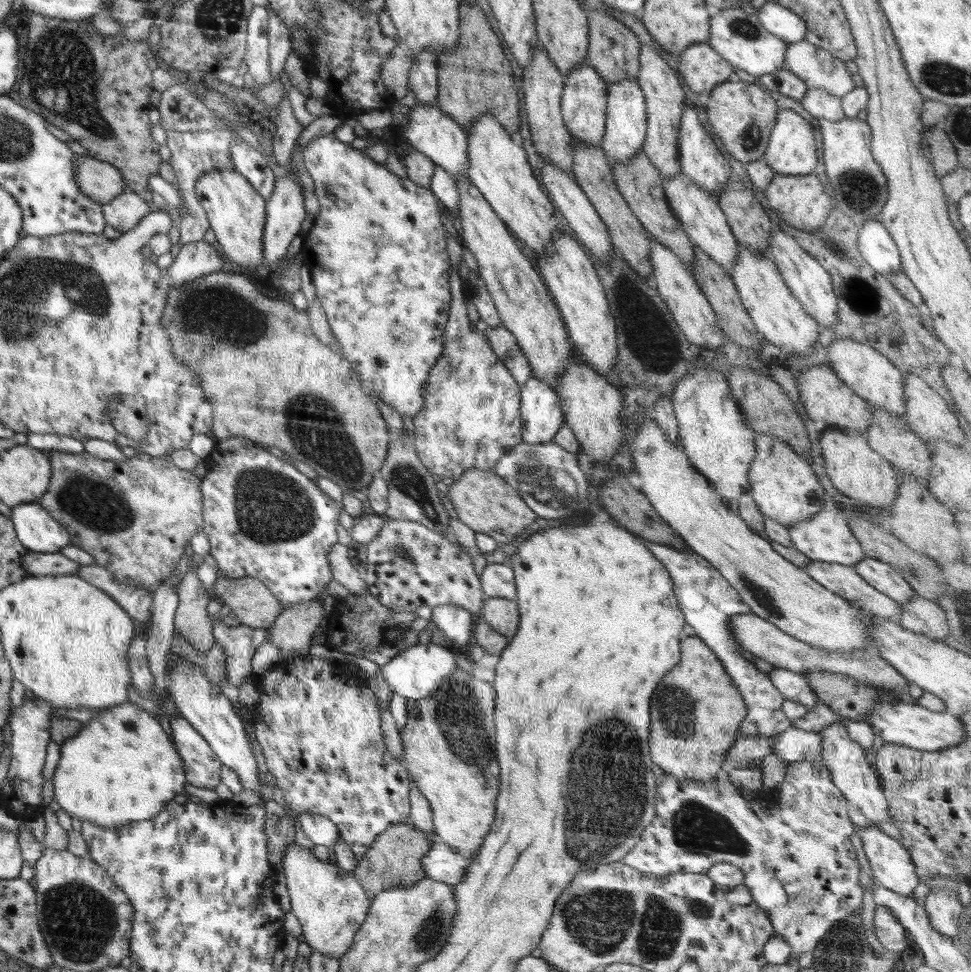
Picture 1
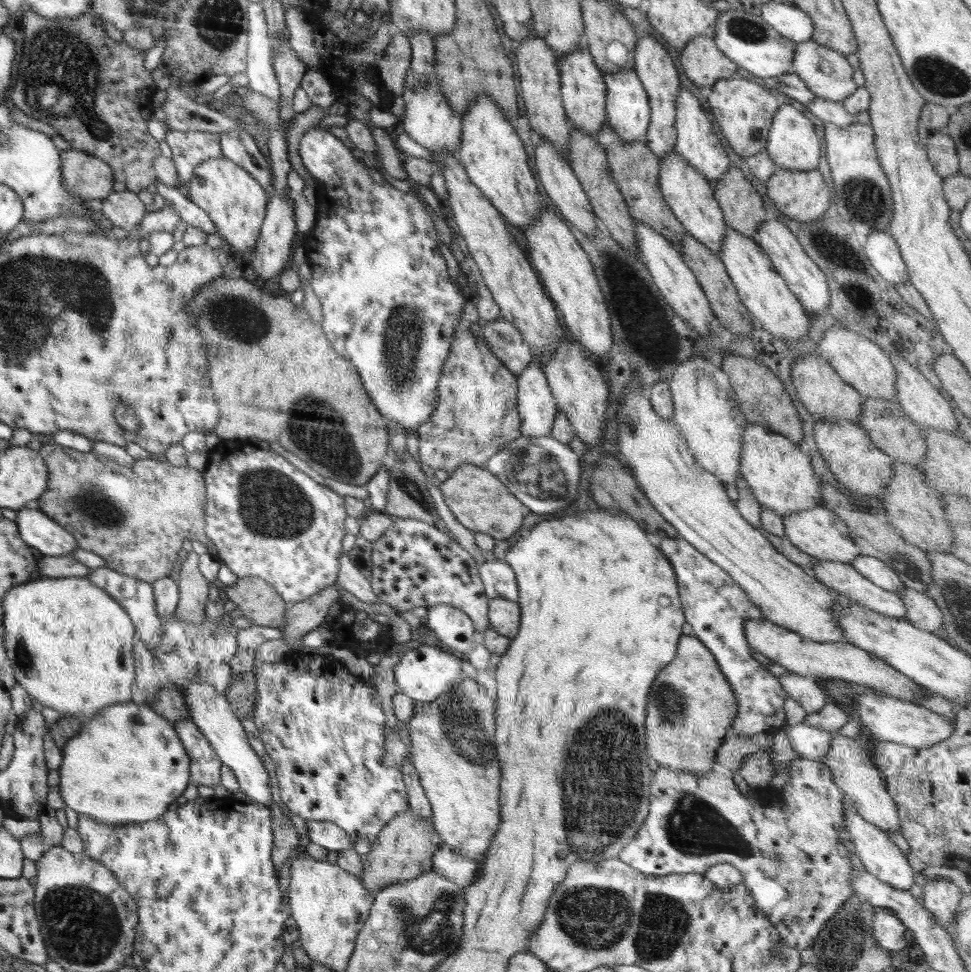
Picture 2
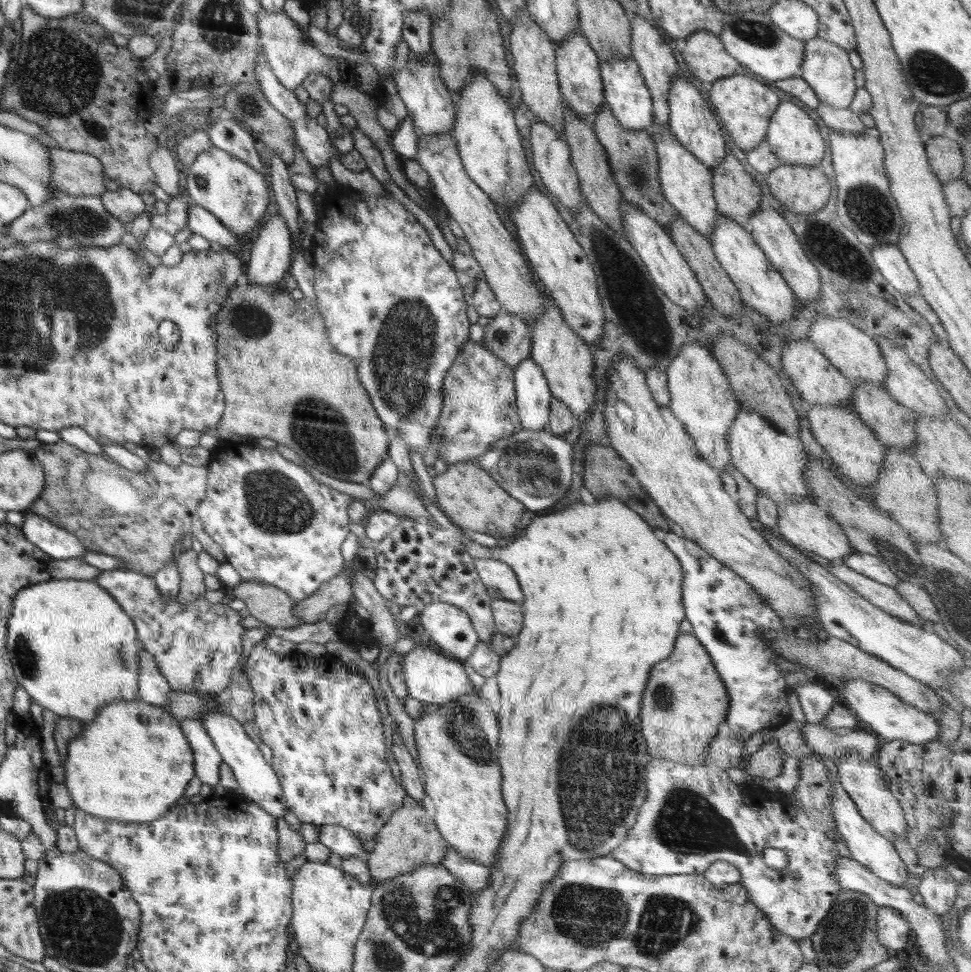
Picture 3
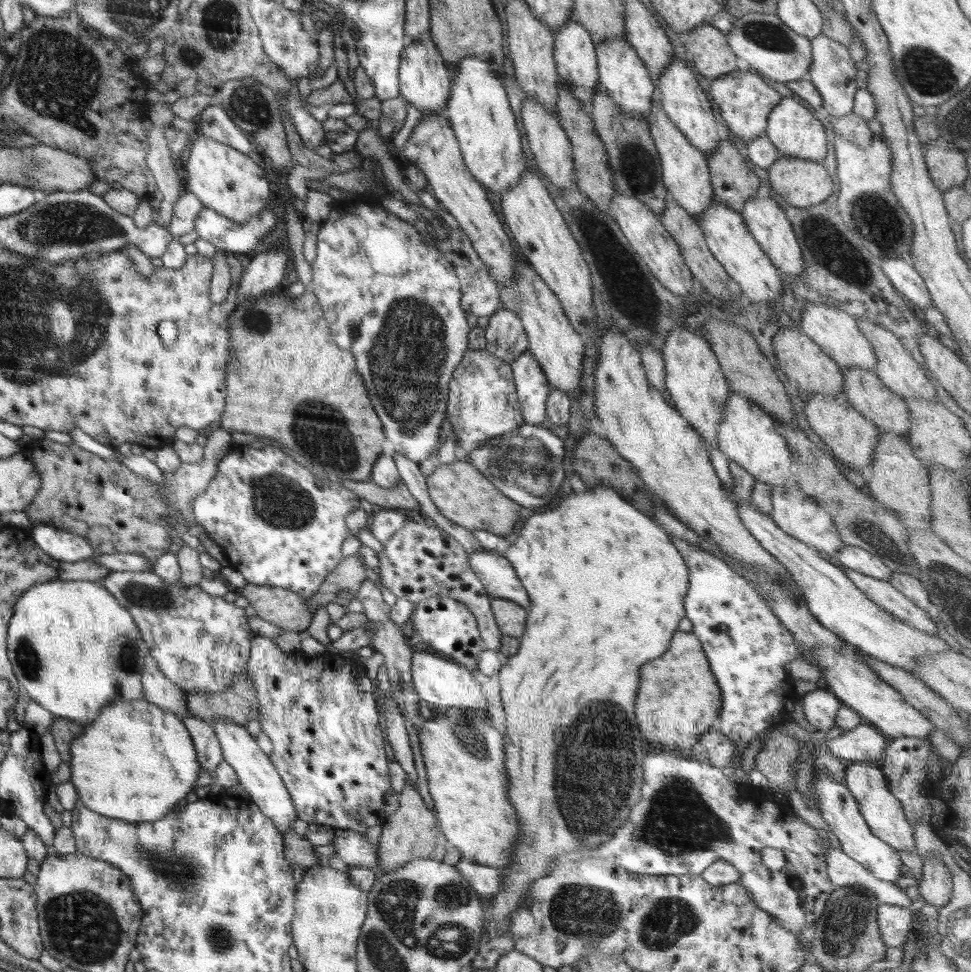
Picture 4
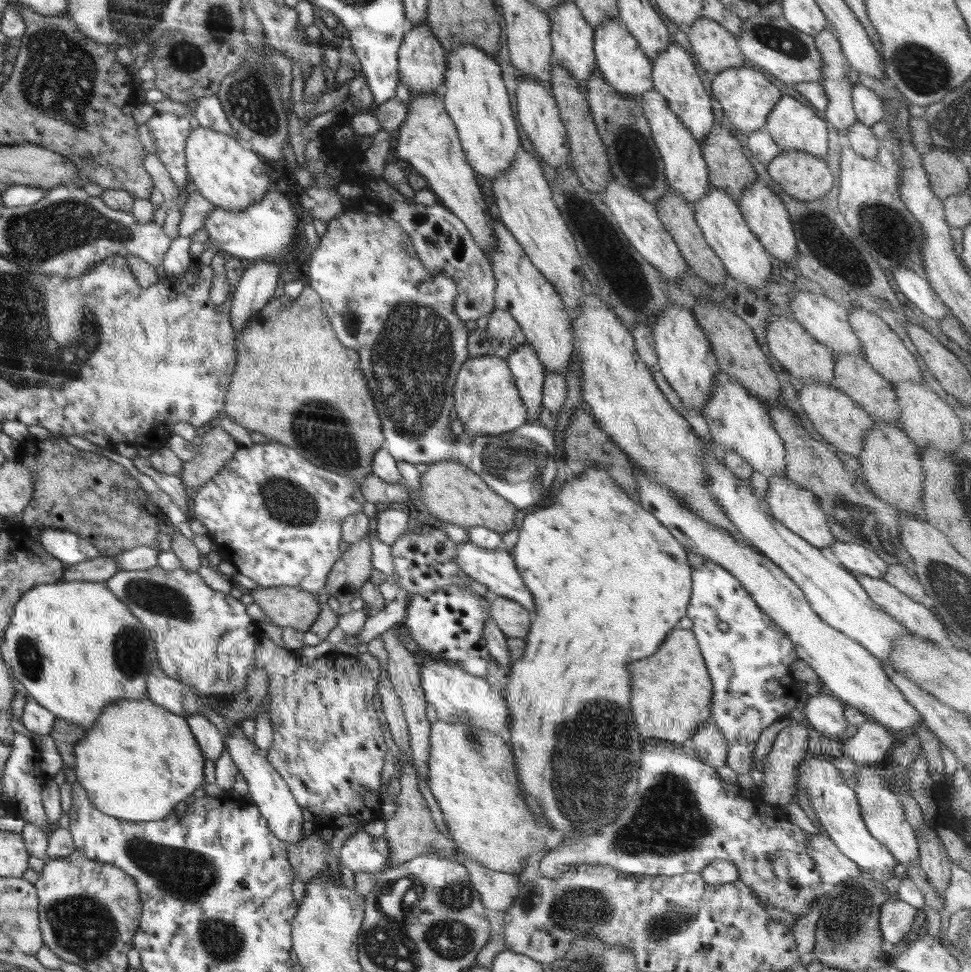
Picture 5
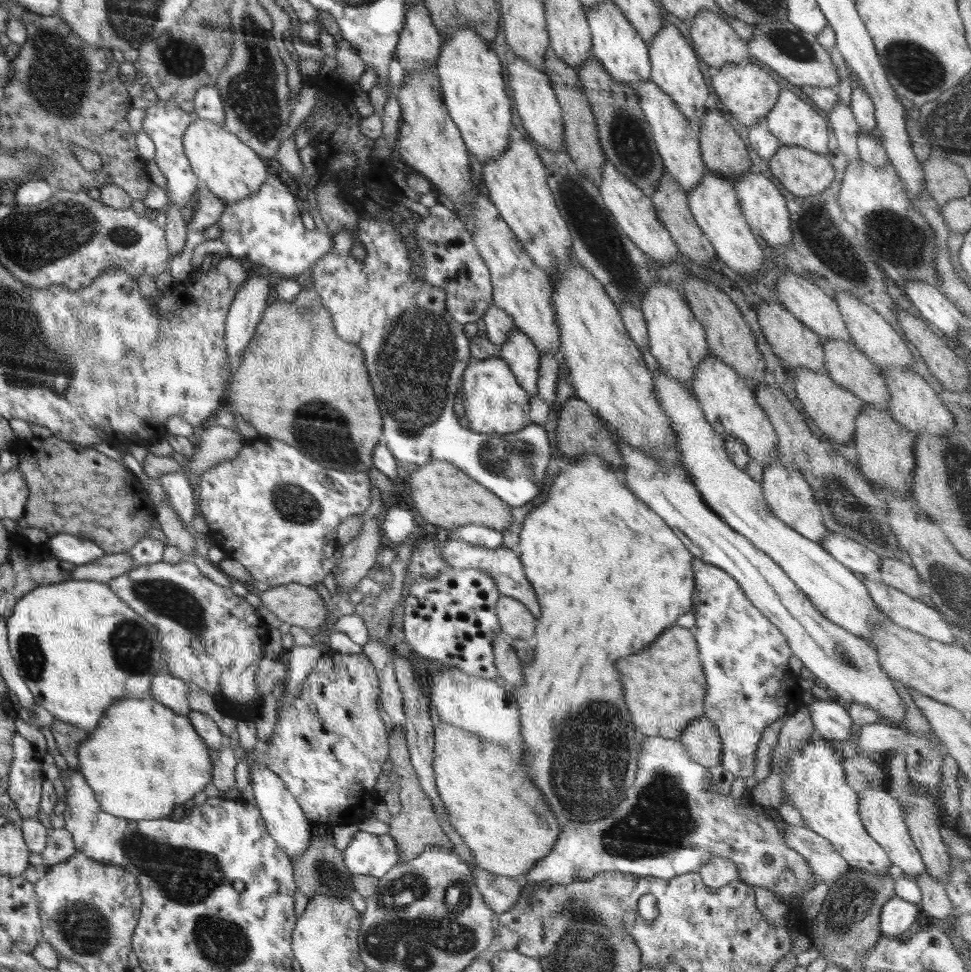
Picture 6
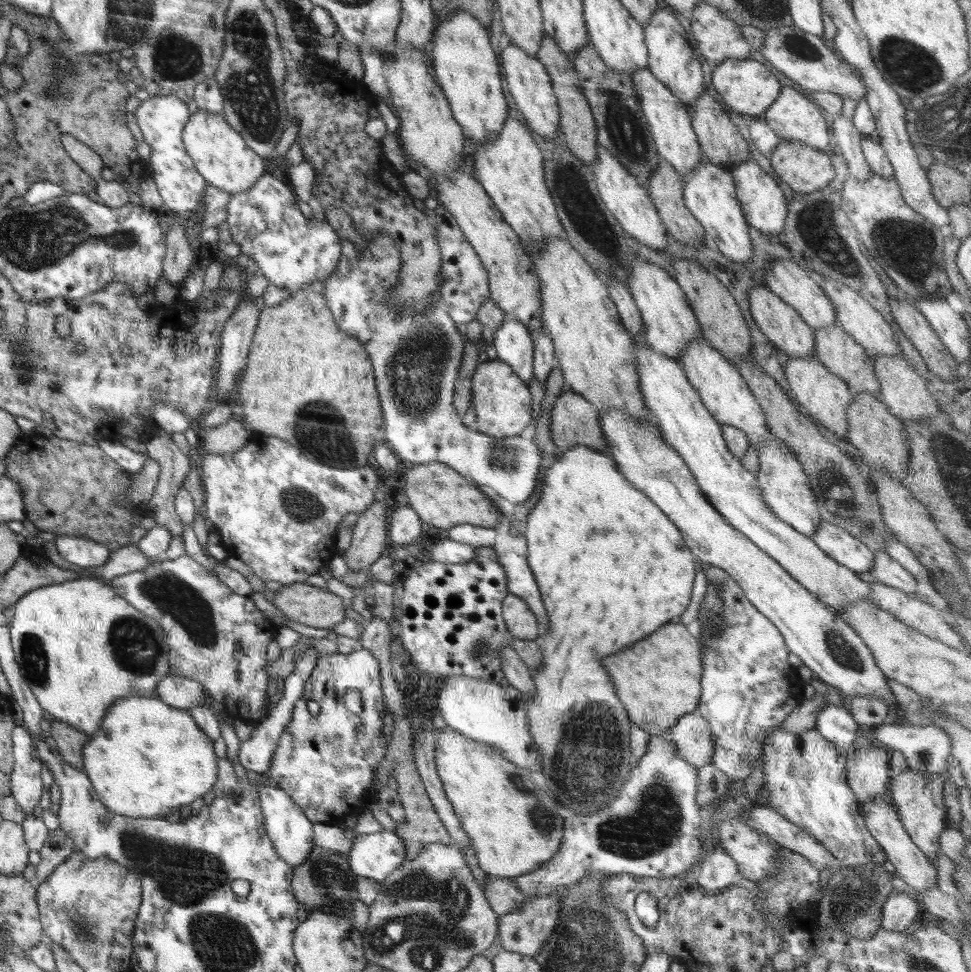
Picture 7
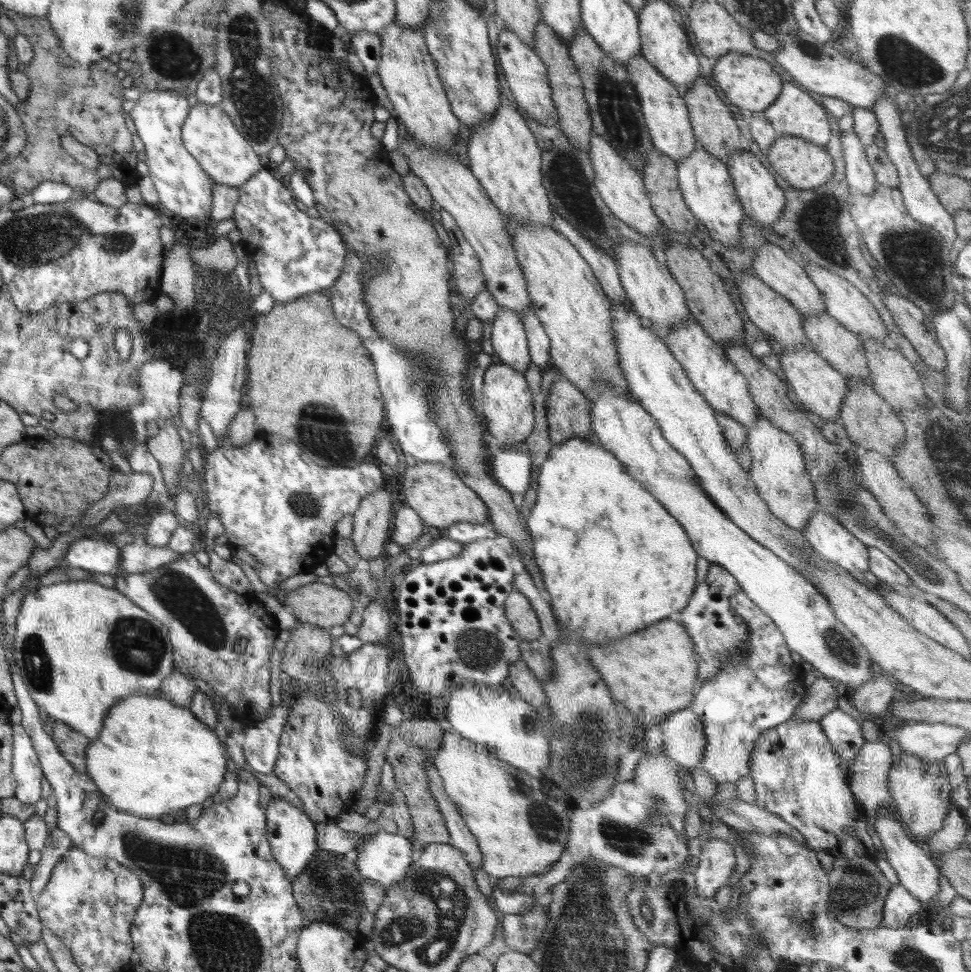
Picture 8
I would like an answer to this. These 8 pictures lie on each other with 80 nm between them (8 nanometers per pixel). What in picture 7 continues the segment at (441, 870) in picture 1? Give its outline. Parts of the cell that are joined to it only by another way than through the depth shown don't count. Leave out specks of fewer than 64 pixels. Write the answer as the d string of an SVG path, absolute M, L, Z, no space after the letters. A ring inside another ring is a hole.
M488 875L483 891L490 908L498 915L505 915L516 910L527 898L525 893L515 887L513 878L508 877Z

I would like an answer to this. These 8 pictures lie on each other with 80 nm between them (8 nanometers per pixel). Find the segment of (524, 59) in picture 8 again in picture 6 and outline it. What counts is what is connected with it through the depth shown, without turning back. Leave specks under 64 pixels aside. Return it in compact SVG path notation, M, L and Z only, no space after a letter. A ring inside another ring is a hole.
M517 56L508 60L509 84L514 92L516 112L522 119L522 124L530 135L533 143L548 151L560 151L564 148L562 108L559 106L551 81L545 72L538 71L532 64Z

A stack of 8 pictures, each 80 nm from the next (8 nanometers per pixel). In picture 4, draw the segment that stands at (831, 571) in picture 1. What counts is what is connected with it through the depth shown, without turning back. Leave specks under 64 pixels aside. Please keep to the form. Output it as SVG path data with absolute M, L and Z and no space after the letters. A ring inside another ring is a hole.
M842 567L842 571L871 602L882 607L891 616L920 632L928 634L928 636L938 637L937 626L927 611L912 603L906 596L892 587L889 582L865 576L845 567Z

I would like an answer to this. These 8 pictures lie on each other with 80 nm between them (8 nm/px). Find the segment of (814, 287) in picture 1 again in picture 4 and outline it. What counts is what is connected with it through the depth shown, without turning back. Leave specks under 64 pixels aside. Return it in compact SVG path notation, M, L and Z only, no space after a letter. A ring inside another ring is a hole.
M770 197L766 199L751 198L746 201L742 215L750 234L758 241L772 264L790 276L801 276L805 270L803 251L798 245L791 223L778 203Z

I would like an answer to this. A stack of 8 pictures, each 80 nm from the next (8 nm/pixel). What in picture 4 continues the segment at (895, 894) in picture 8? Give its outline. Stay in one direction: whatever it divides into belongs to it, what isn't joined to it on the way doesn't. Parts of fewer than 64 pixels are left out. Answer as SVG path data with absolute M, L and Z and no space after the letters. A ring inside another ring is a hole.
M886 903L878 905L877 925L881 939L887 947L902 947L907 940L908 932L915 926L914 914L912 908Z

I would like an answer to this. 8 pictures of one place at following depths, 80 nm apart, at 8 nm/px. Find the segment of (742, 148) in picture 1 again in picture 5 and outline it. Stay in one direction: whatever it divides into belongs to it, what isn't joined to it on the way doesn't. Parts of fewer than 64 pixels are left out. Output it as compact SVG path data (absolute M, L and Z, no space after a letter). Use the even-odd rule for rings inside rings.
M753 65L727 68L718 75L712 75L712 94L724 109L726 120L733 126L733 132L746 137L766 125L766 120L782 96L782 92L764 77Z

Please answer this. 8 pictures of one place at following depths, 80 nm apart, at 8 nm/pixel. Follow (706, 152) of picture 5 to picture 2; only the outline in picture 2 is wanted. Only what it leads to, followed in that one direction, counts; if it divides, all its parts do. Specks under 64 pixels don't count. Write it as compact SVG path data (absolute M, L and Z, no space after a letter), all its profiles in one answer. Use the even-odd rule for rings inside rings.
M733 162L729 171L713 183L713 188L727 227L754 239L758 225L765 220L762 196L758 190Z

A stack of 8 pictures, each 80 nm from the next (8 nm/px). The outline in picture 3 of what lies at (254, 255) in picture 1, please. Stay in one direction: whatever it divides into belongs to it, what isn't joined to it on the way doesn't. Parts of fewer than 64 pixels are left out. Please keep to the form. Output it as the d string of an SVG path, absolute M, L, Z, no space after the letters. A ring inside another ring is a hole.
M212 146L198 154L187 170L186 192L192 202L213 213L230 232L239 238L247 238L268 210L267 180L267 176L256 172L249 164Z

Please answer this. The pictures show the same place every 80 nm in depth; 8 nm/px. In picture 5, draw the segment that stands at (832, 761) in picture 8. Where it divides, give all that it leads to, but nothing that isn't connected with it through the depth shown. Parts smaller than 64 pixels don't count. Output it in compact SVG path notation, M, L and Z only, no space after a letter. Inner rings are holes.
M818 755L817 757L807 758L805 761L800 761L797 769L797 784L798 786L810 796L810 804L816 811L816 816L820 820L820 824L824 826L824 830L828 833L828 838L834 842L836 848L842 854L845 854L851 861L854 861L863 871L867 871L876 881L886 881L894 878L894 866L897 865L897 860L892 856L892 853L883 846L870 834L867 829L860 812L860 803L855 795L853 787L846 782L842 777L841 772L832 764L832 756Z

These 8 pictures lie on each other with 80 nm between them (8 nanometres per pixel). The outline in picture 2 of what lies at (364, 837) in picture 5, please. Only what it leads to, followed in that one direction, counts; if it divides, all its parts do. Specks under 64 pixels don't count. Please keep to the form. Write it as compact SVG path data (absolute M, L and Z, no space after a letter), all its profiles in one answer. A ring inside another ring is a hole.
M306 821L308 838L312 843L319 844L329 851L354 848L354 842L348 839L346 832L330 821Z

